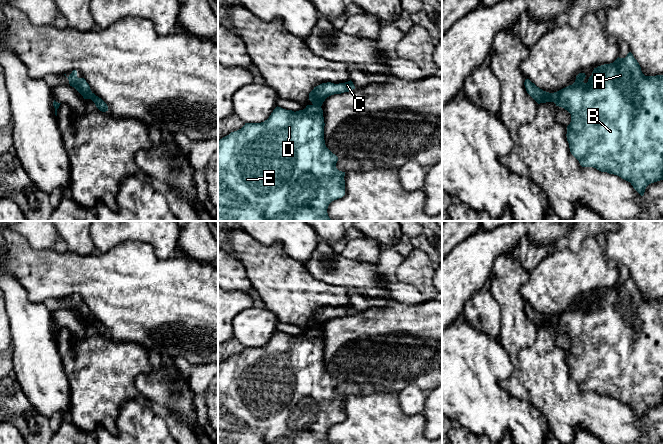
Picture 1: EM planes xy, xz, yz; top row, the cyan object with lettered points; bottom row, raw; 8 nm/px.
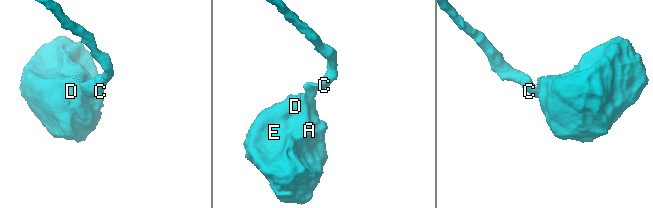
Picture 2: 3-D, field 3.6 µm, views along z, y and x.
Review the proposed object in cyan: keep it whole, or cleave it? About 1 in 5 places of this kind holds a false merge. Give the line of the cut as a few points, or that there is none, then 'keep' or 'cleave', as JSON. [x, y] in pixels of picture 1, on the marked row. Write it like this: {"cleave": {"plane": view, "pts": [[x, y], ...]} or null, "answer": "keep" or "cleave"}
{"cleave": null, "answer": "keep"}

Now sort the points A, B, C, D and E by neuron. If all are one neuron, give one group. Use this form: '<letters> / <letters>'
A B C D E

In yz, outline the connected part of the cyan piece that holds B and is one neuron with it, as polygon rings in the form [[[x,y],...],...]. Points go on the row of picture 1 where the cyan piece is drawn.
[[[629,52],[625,58],[617,58],[613,63],[604,64],[594,68],[588,82],[584,83],[585,73],[579,73],[572,85],[569,85],[557,92],[549,93],[543,91],[529,79],[524,82],[527,93],[538,103],[554,102],[556,106],[562,107],[571,114],[571,122],[567,126],[567,141],[571,154],[579,161],[582,167],[593,167],[601,172],[614,174],[631,183],[633,188],[641,195],[644,195],[646,187],[654,182],[663,180],[663,75],[645,76],[639,63]]]

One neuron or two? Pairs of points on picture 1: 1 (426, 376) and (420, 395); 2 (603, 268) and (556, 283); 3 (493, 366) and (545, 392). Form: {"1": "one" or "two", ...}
{"1": "two", "2": "one", "3": "two"}

